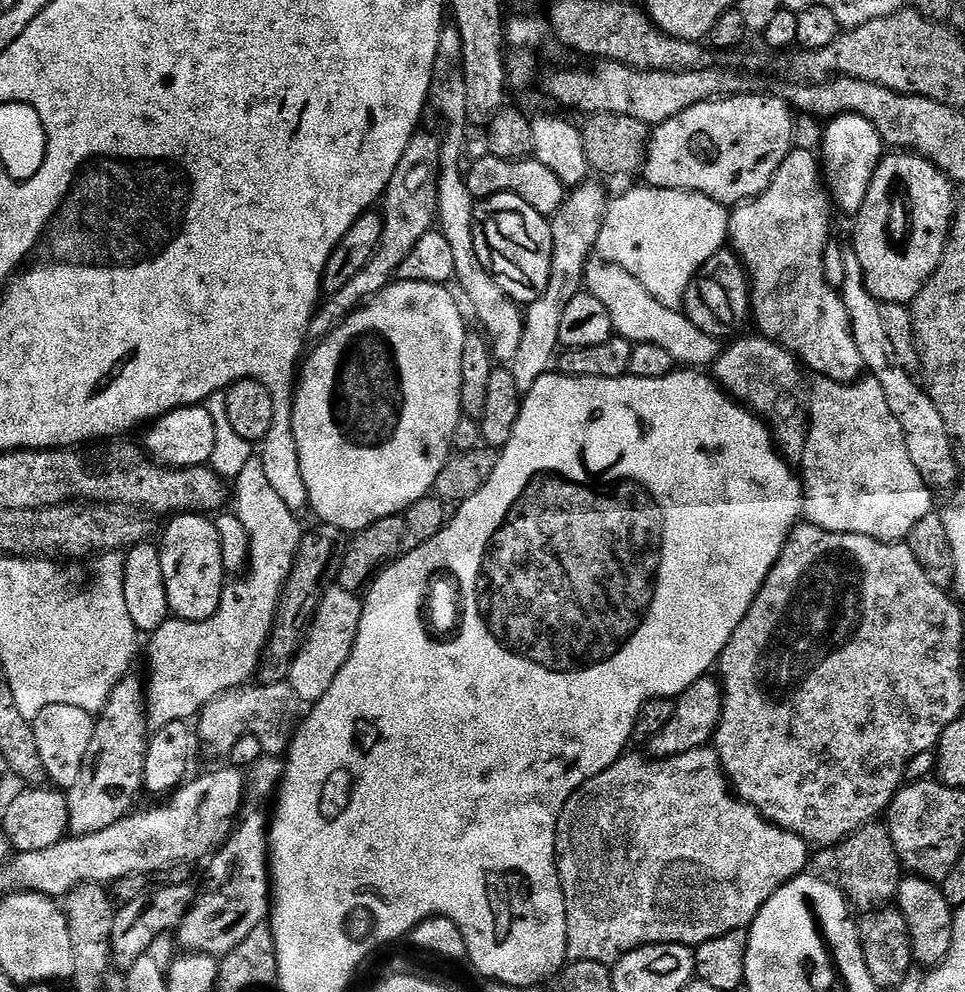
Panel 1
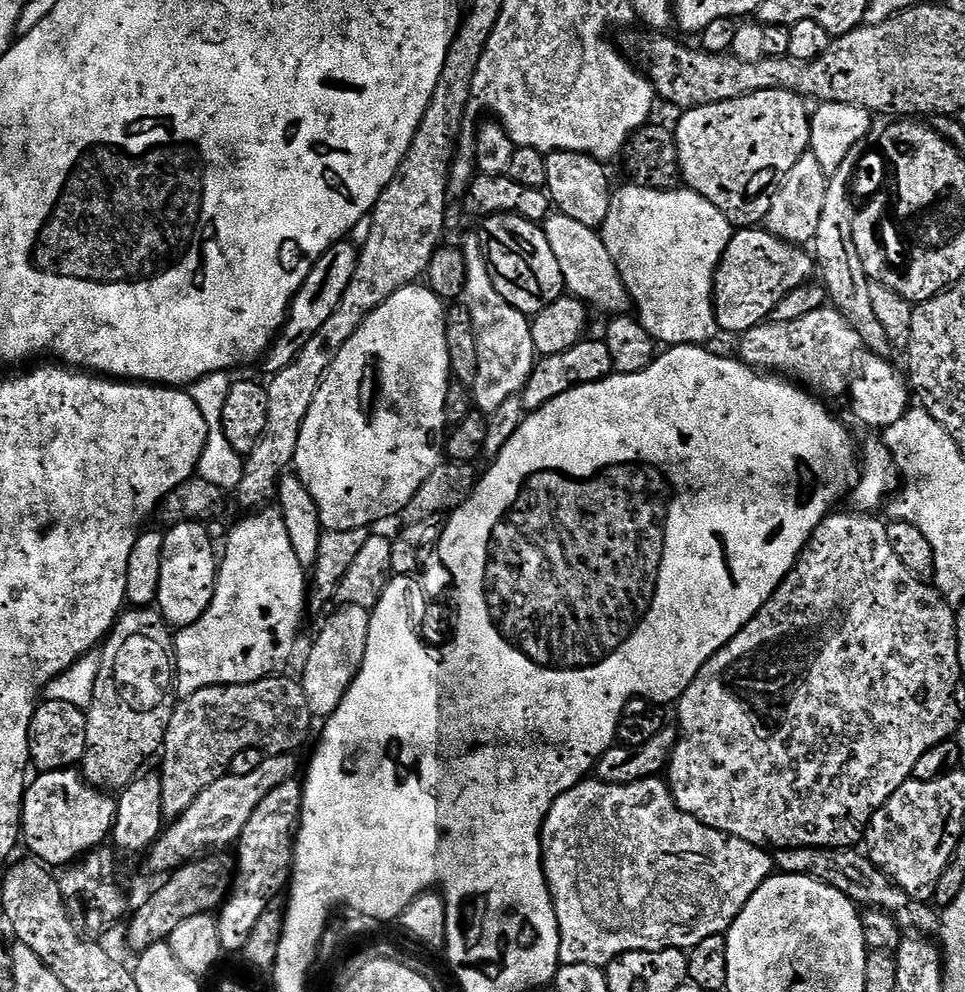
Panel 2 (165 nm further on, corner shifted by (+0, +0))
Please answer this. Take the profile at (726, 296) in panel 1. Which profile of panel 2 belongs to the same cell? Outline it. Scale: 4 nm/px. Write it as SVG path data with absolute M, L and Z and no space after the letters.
M763 226L735 229L722 254L720 265L716 267L716 279L712 281L712 305L716 311L717 329L721 333L743 334L754 326L765 323L778 306L778 302L782 302L782 298L786 298L790 290L798 290L798 286L809 283L817 272L818 265L807 247L787 244Z

